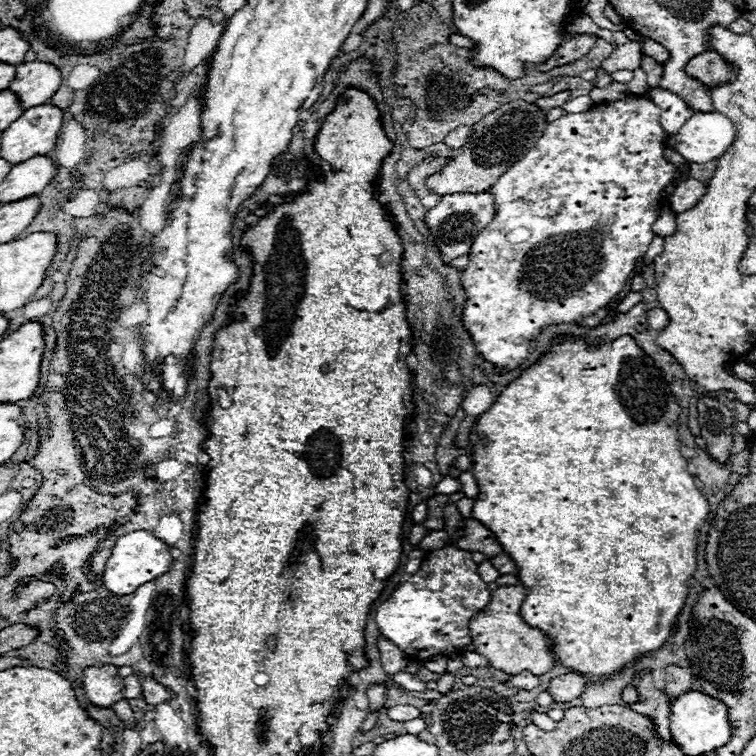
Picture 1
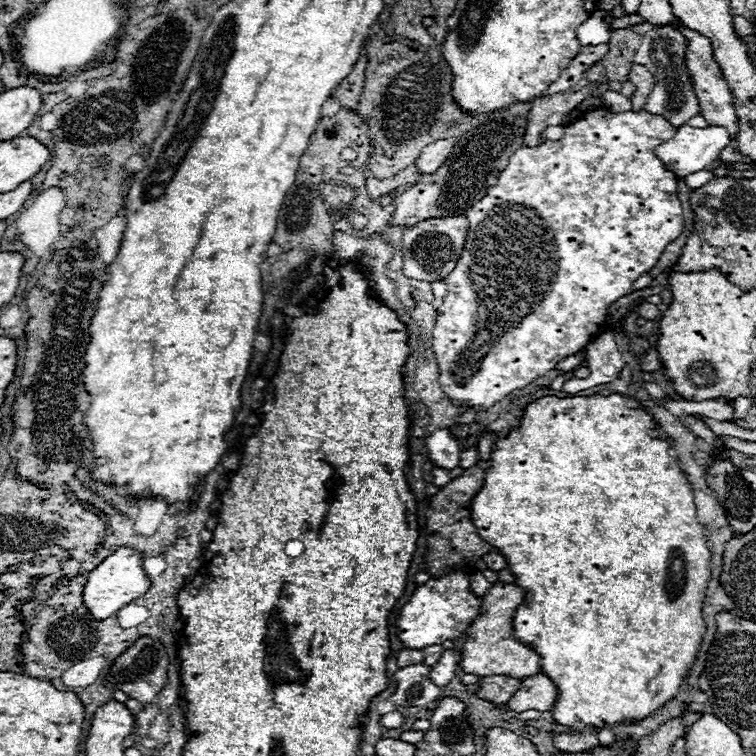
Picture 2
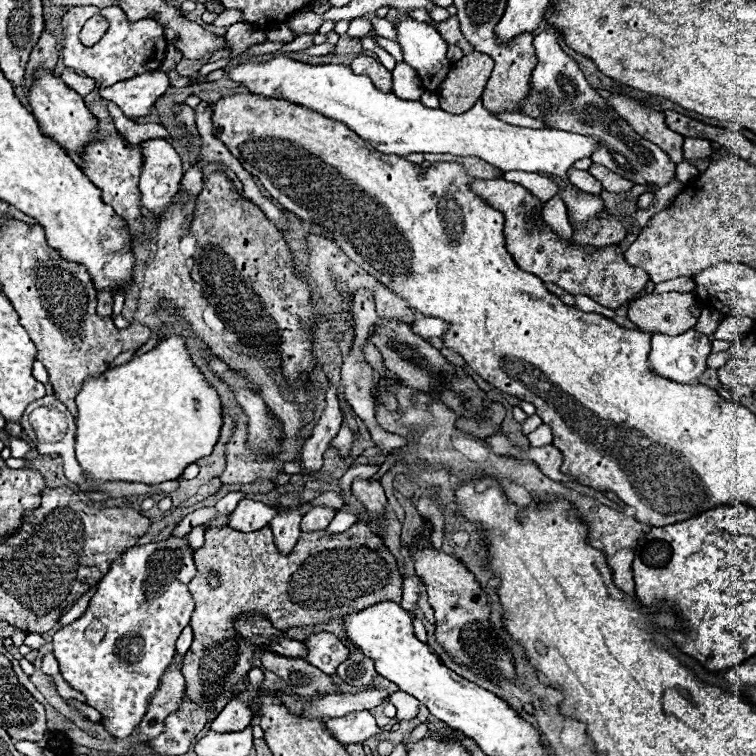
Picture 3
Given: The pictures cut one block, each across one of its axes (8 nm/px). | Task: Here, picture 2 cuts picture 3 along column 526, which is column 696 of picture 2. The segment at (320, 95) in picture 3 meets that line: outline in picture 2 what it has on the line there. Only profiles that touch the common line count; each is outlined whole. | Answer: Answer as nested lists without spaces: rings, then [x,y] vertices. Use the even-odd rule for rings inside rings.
[[[682,126],[670,140],[660,144],[654,152],[670,172],[684,178],[712,164],[718,154],[726,146],[730,146],[730,142],[730,134],[726,132],[726,128],[720,126]]]

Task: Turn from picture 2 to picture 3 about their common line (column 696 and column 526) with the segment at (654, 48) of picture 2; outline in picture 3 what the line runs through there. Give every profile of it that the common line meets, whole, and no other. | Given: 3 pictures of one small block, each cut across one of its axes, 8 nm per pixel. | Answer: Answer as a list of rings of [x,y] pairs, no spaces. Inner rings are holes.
[[[554,28],[534,36],[534,48],[538,64],[532,72],[532,90],[522,102],[522,112],[532,118],[544,120],[550,128],[564,128],[564,132],[580,132],[582,136],[596,136],[602,140],[598,164],[610,168],[612,172],[632,180],[636,184],[650,184],[656,188],[666,186],[676,170],[676,164],[652,142],[636,134],[624,118],[620,118],[608,102],[596,94],[578,64],[566,56],[558,44],[558,32]],[[604,148],[604,150],[602,150]],[[648,148],[648,150],[644,150]],[[646,180],[646,182],[640,182]]]

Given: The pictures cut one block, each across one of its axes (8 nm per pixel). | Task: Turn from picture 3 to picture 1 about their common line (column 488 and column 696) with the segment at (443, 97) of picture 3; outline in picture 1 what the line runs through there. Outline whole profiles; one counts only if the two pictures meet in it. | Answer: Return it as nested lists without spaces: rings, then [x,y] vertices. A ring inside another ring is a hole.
[[[704,52],[702,56],[694,56],[686,70],[690,72],[690,76],[698,76],[698,80],[702,80],[708,88],[712,88],[714,84],[730,82],[736,76],[736,68],[722,60],[722,56],[716,52]]]

